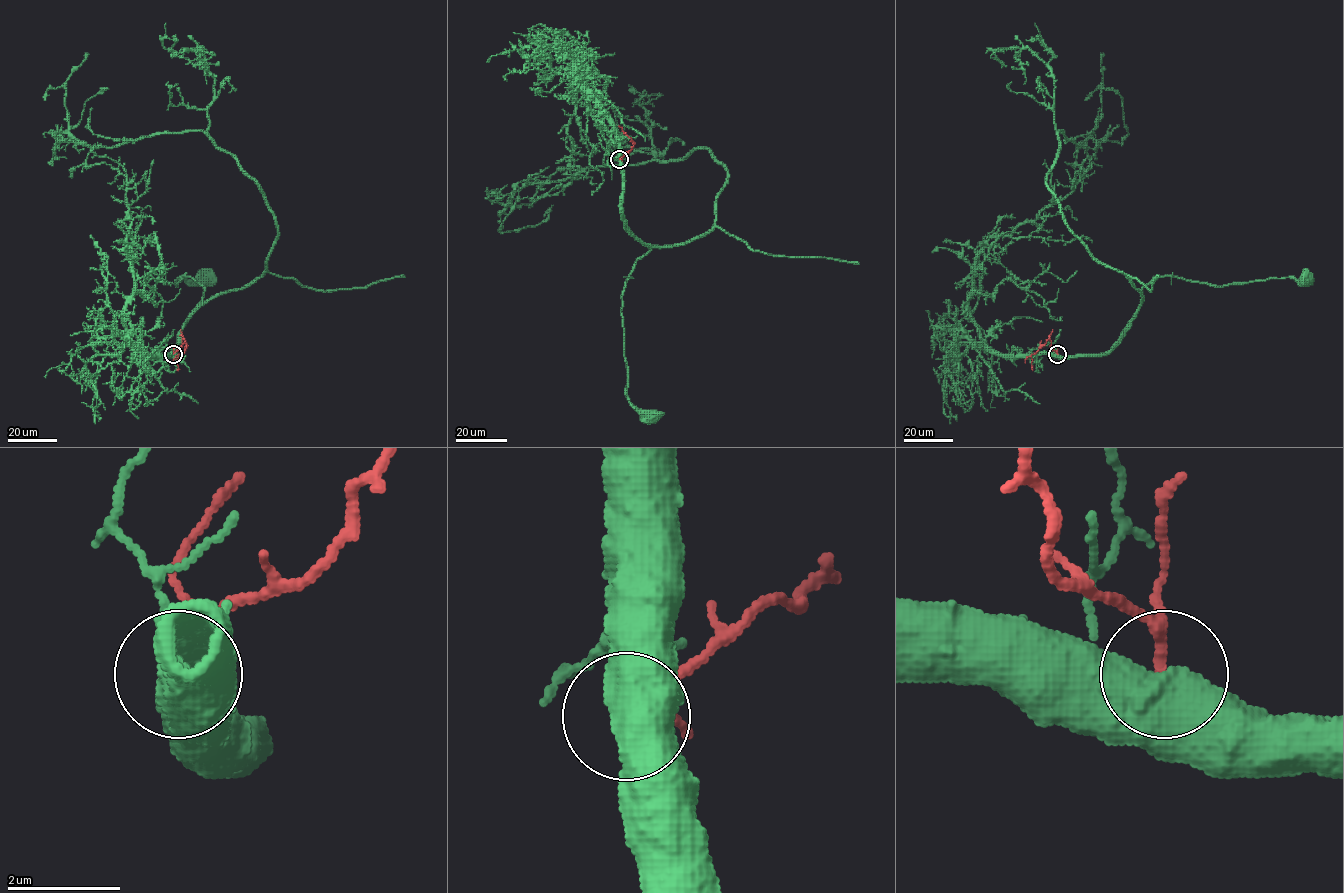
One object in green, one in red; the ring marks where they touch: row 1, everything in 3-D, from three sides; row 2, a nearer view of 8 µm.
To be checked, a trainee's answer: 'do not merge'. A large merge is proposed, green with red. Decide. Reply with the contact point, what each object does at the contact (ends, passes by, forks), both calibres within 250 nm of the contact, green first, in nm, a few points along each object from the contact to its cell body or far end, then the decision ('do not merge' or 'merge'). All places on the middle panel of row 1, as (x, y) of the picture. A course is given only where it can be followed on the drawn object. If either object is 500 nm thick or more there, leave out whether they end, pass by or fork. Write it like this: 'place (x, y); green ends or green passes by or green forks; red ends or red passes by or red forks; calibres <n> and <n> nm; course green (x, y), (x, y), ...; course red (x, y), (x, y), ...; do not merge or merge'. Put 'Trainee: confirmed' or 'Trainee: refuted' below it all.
place (619, 159); calibres 850 and 140 nm; course green (619, 159), (623, 218), (631, 232), (651, 246), (636, 261), (622, 295), (627, 399), (651, 415); course red (619, 159), (633, 145), (630, 137), (624, 134); do not merge
Trainee: confirmed

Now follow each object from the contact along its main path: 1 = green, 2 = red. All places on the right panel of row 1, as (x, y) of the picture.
1: (1057, 354), (1107, 352), (1143, 300), (1142, 289), (1156, 276), (1174, 276), (1216, 285), (1305, 277)
2: (1057, 354), (1048, 339), (1031, 355), (1033, 370)

